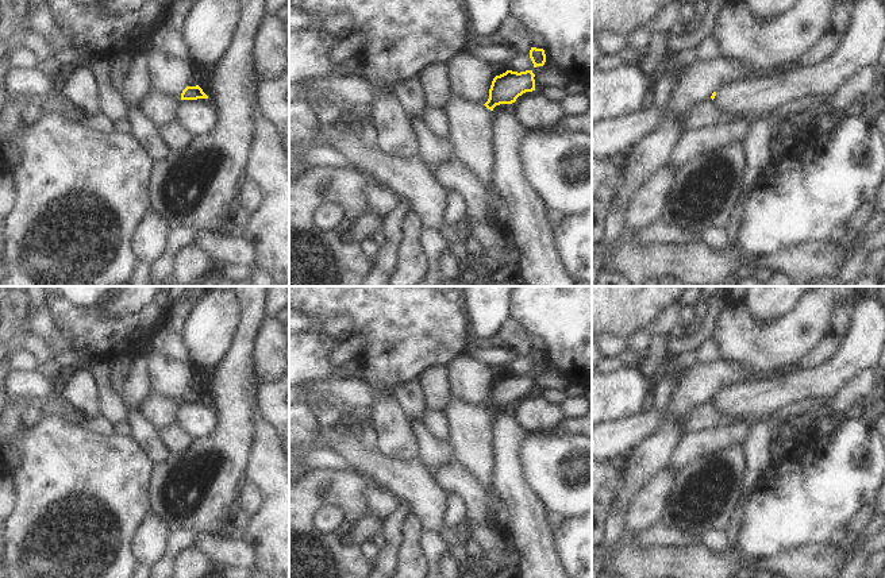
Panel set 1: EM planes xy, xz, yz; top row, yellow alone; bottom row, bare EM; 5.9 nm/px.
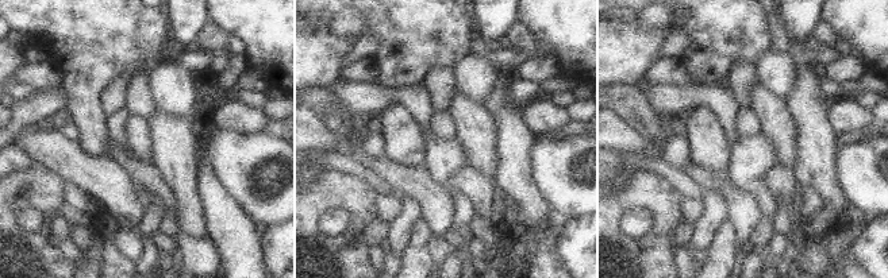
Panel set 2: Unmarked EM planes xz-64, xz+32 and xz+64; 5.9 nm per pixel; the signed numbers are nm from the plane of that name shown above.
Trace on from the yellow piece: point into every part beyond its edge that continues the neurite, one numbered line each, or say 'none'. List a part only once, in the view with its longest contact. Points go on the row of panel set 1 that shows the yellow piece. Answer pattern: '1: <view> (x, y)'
1: xz (470, 134)

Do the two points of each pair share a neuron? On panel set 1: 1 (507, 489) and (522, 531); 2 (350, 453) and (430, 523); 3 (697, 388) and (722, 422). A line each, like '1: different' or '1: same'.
1: same
2: same
3: different

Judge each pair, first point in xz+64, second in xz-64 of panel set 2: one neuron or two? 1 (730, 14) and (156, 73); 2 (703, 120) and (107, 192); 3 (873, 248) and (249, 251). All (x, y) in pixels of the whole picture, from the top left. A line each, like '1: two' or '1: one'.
1: two
2: two
3: two

